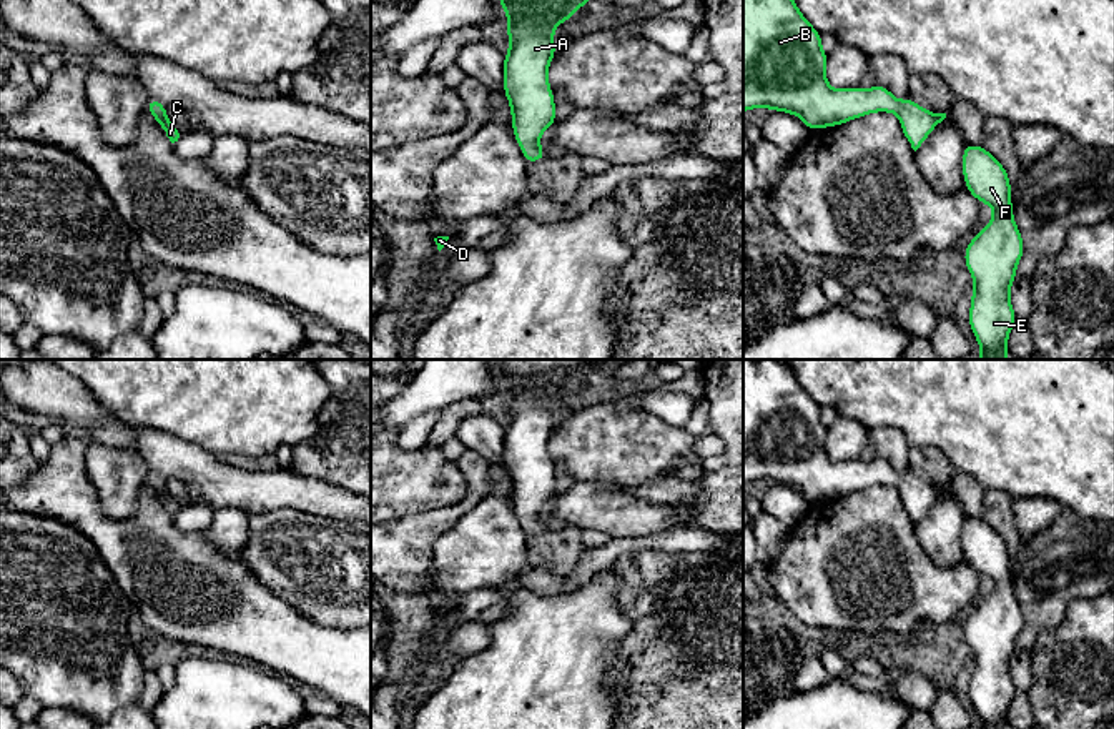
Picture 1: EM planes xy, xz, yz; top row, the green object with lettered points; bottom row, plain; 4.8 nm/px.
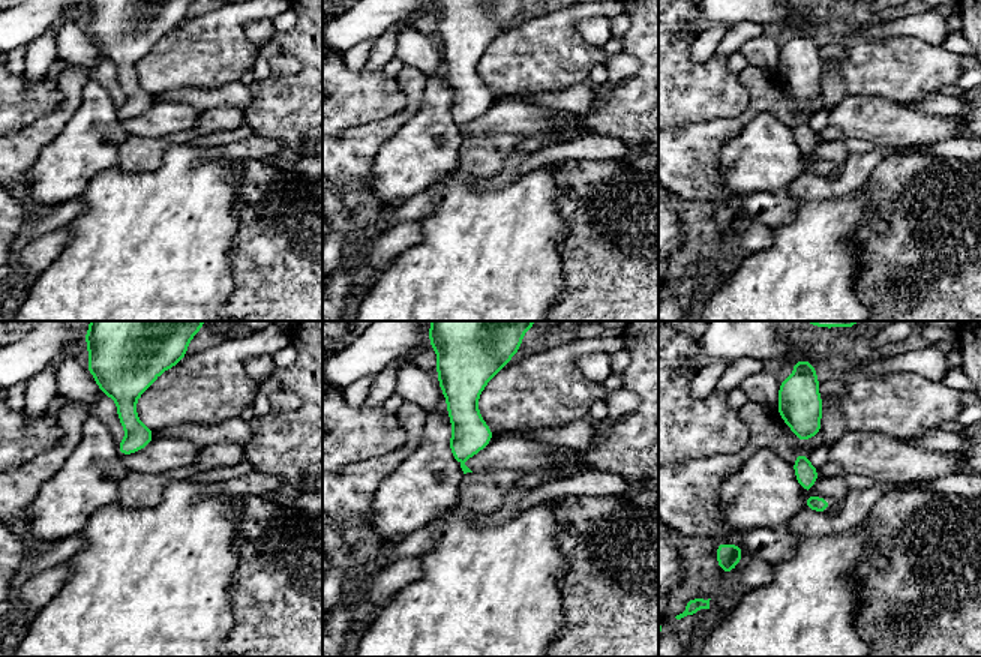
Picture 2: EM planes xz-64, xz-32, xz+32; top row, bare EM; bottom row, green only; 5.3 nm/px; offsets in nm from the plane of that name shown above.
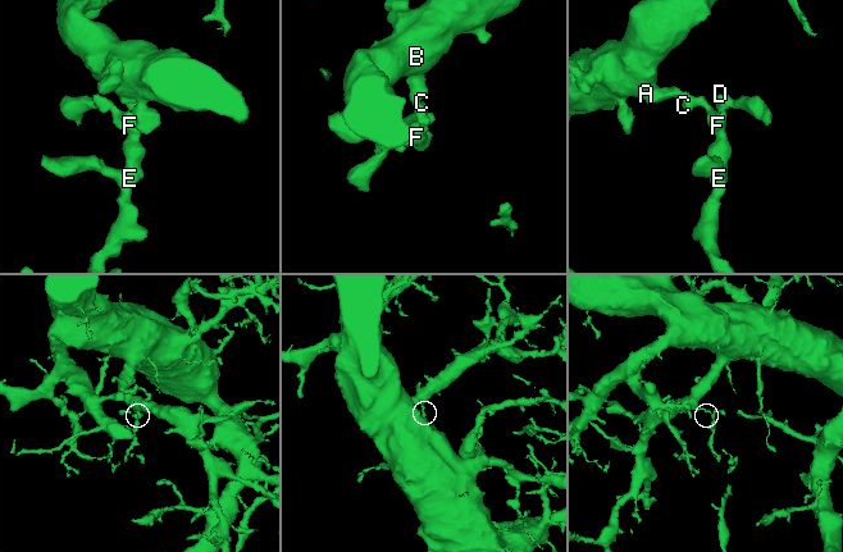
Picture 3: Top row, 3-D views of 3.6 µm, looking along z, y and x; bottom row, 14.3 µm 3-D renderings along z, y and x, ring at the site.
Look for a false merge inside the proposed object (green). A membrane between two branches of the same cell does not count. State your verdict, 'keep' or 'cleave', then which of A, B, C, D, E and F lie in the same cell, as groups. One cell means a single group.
keep; groups A B C D E F

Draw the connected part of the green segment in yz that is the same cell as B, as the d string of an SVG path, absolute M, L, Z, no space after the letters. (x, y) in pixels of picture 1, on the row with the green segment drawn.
M743 0L743 113L758 107L786 112L800 117L808 131L838 126L876 112L896 113L903 135L914 151L926 141L931 130L946 118L946 113L928 112L909 97L901 102L896 100L893 93L880 83L870 90L861 87L833 90L826 82L826 62L828 55L821 48L821 33L801 15L795 0Z

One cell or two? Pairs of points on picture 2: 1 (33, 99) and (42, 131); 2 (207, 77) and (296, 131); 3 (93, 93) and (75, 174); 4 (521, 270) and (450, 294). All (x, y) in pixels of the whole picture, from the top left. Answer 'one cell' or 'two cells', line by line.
1: two cells
2: two cells
3: one cell
4: one cell

